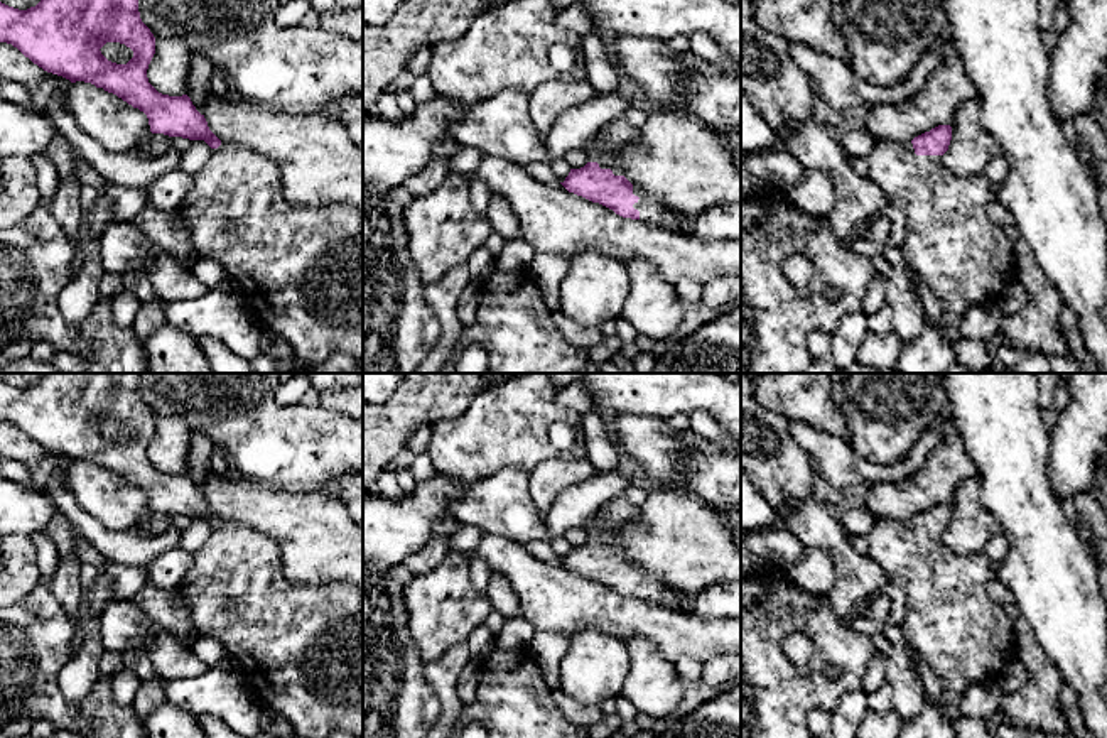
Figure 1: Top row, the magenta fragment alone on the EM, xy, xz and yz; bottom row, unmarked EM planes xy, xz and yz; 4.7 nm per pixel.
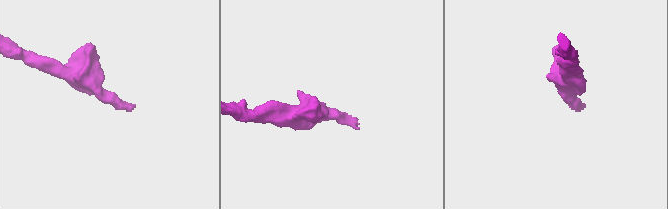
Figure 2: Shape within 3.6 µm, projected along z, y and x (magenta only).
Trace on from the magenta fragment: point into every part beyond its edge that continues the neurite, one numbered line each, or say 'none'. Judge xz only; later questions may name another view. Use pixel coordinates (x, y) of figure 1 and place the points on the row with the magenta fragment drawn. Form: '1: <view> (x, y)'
1: xz (604, 146)

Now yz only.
1: yz (952, 245)

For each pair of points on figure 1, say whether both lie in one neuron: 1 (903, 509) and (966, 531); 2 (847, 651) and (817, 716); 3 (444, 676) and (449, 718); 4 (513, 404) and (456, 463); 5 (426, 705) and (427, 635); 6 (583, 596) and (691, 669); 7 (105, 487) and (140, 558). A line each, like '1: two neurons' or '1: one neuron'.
1: two neurons
2: two neurons
3: one neuron
4: one neuron
5: two neurons
6: two neurons
7: two neurons

